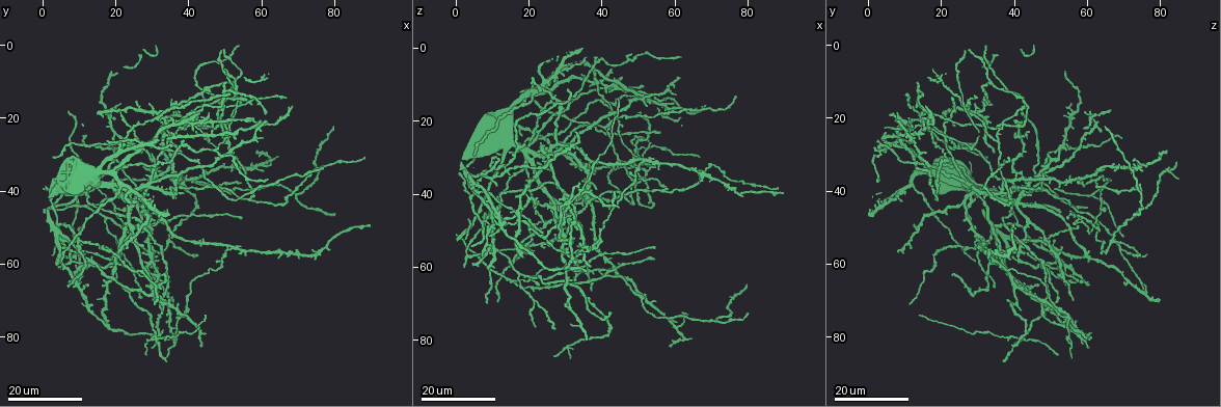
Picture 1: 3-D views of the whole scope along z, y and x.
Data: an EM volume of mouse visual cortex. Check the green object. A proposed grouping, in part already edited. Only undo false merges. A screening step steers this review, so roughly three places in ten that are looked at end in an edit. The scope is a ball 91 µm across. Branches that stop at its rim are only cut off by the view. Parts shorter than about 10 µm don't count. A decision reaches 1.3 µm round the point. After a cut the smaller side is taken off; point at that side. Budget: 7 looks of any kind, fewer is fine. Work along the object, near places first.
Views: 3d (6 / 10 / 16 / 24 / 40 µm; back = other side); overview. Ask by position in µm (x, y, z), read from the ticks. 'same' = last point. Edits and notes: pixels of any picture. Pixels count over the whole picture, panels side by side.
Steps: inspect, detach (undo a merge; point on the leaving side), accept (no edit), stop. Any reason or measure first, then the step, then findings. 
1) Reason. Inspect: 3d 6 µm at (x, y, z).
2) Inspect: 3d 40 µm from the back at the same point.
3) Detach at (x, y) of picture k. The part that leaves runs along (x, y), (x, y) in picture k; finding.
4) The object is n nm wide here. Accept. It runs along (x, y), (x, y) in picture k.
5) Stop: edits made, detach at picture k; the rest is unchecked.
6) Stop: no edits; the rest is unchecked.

A fork. Inspect: 3d 16 µm at (17.5, 47.0, 62.5).

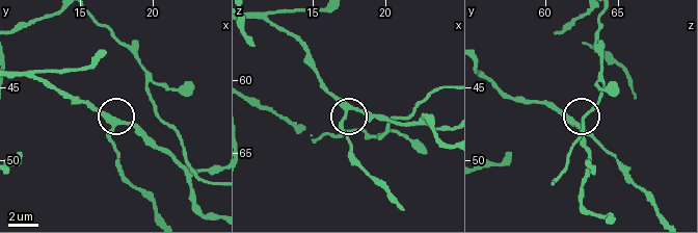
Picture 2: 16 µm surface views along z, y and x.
Inspect: 3d 6 µm at (17.6, 47.6, 62.0).

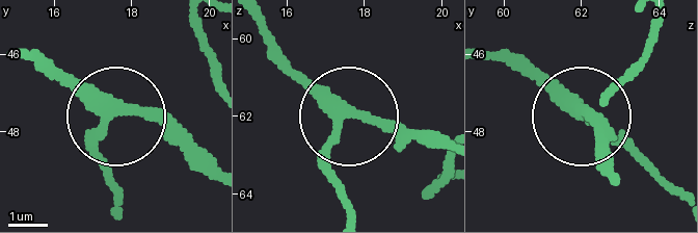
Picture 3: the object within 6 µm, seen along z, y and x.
The side arm is 31 µm long; 3 arms meet here. Accept. One cell here.

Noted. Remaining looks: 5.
Four or more arms meet. Inspect: 3d 16 µm at (31.0, 80.0, 42.5).

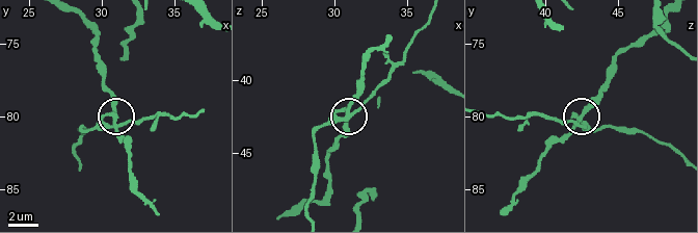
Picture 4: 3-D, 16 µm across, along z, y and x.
Inspect: 3d 10 µm at (31.6, 80.4, 42.0).

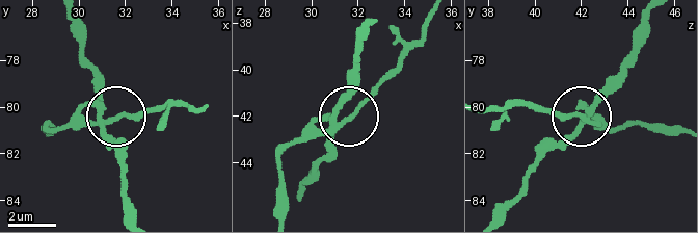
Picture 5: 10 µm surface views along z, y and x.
4 arms meet here. Detach at (76, 123) of picture 5. The part that leaves runs along (103, 106), (119, 115), (169, 104), (198, 109) in picture 5; a second cell is stuck on.

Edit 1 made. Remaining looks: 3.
Three arms meet. Inspect: 3d 24 µm at (7.5, 55.0, 48.0).

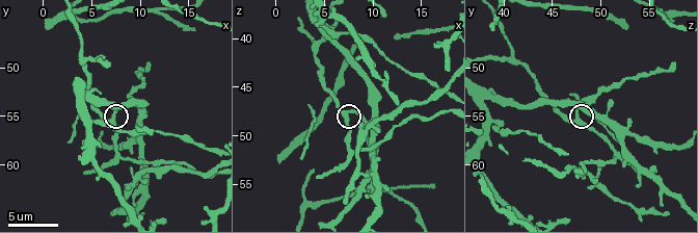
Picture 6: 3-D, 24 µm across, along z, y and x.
Zoom in. Inspect: 3d 10 µm at (6.8, 55.6, 47.8).

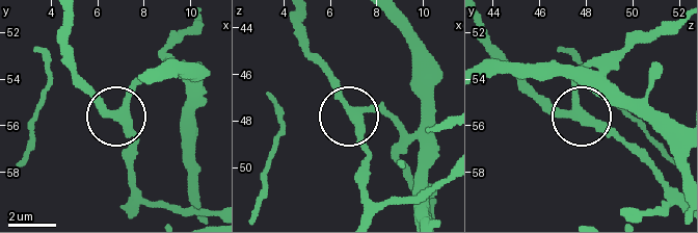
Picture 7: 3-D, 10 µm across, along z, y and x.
Inspect: 3d 6 µm at (7.1, 55.8, 47.9).

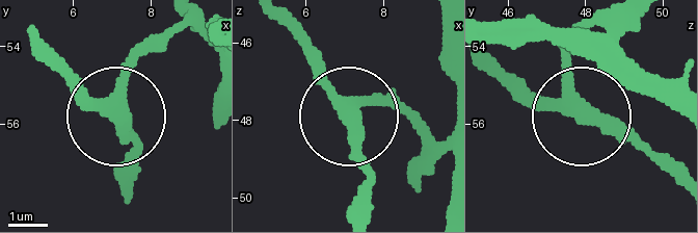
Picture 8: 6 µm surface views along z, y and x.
3 arms meet here. Accept. It runs along (440, 141), (391, 108), (361, 105), (351, 125), (361, 214) in picture 8; all the same cell.

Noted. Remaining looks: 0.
Stop: edits made, detach at picture 5; the rest is unchecked.

